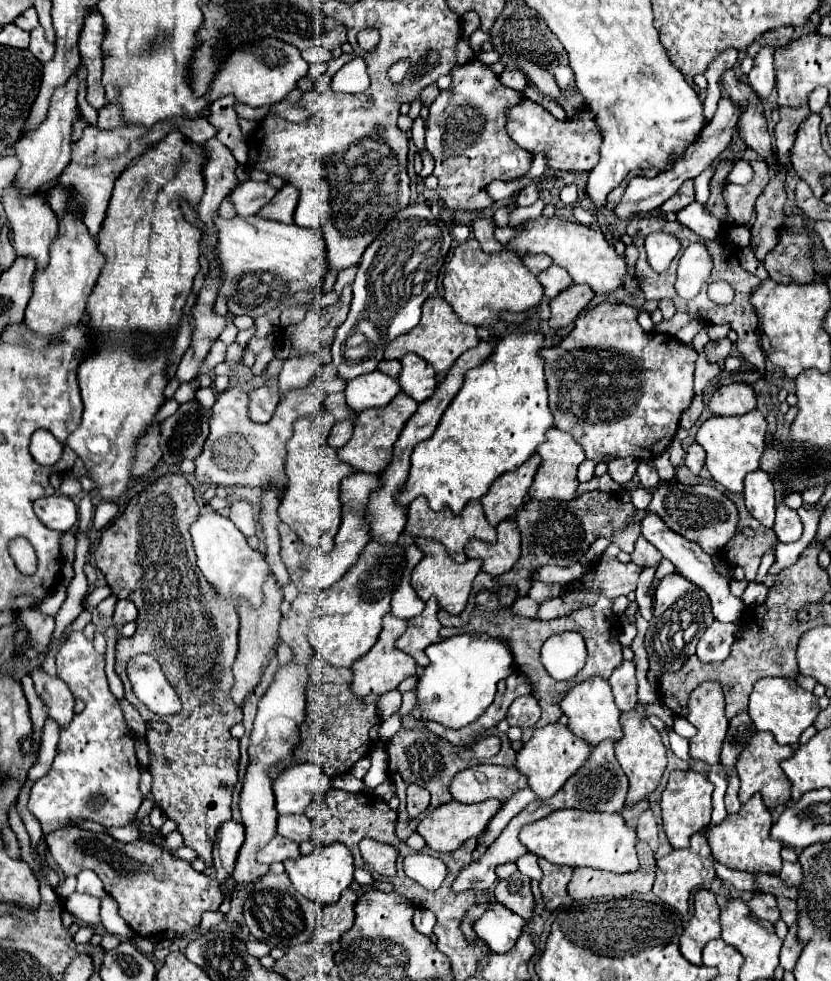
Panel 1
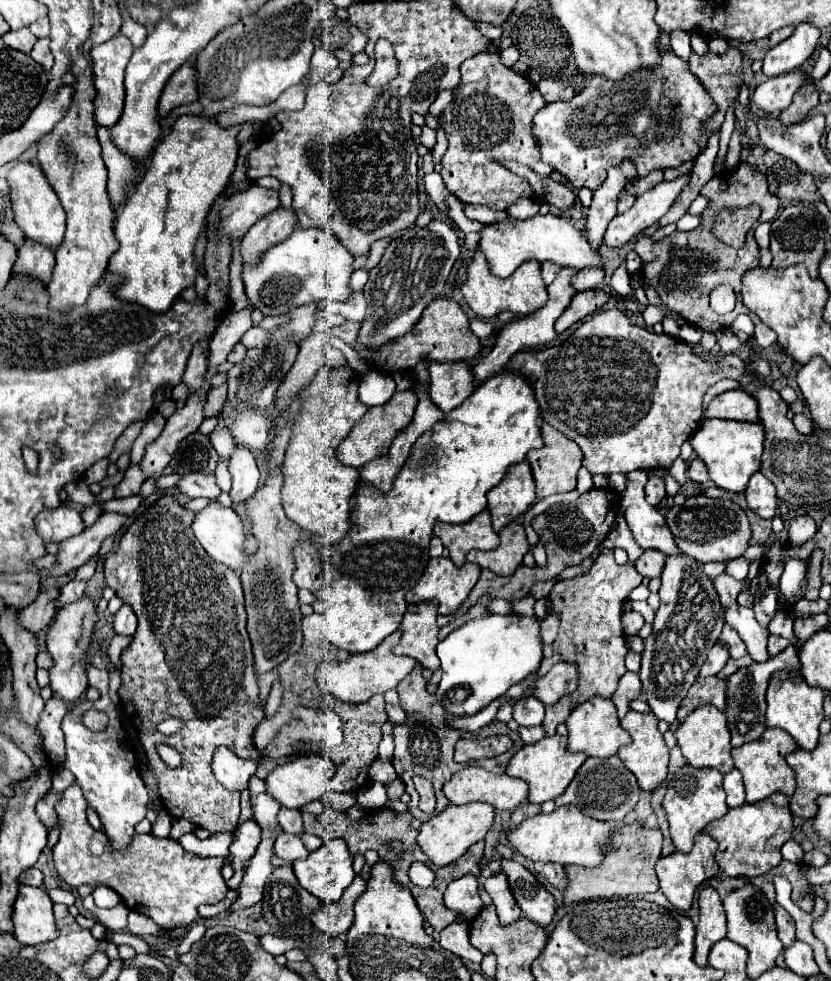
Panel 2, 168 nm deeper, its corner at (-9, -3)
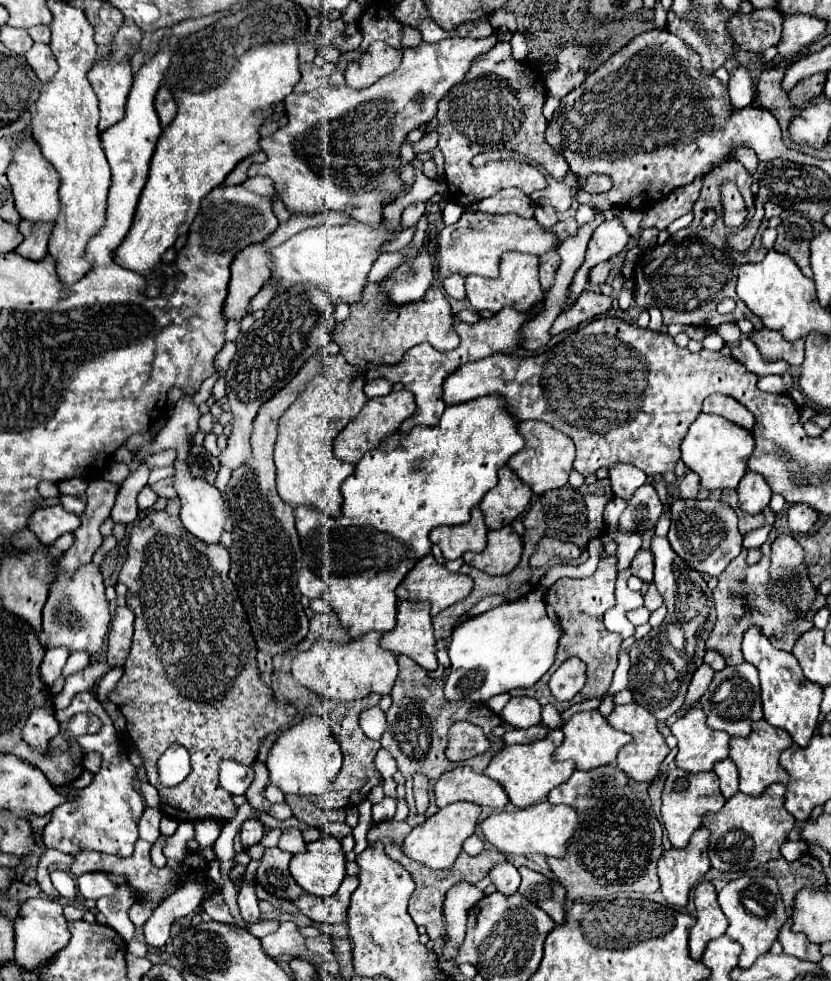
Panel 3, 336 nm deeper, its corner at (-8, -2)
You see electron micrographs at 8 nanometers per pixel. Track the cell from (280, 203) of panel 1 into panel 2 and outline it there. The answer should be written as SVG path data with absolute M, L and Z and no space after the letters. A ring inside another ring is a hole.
M278 208L272 214L264 216L260 222L256 222L242 238L240 254L242 254L244 266L254 266L260 260L260 254L268 250L268 246L274 246L276 242L282 242L284 238L288 238L288 234L294 232L296 222L298 220L292 208L290 210Z

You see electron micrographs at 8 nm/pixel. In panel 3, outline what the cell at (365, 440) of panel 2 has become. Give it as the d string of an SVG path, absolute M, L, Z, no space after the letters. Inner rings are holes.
M403 389L403 391L393 391L385 397L375 397L375 399L369 399L367 405L359 411L359 415L337 435L335 439L335 455L339 459L343 459L345 463L359 463L359 459L371 451L371 449L377 449L381 445L381 441L385 437L389 437L391 433L395 433L399 429L399 425L411 417L415 413L415 399L413 399L413 393Z

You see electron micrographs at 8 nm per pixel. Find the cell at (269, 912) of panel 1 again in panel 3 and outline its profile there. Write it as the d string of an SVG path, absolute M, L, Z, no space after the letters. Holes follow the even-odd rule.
M279 847L265 849L261 865L255 873L257 883L275 899L295 901L303 895L303 889L295 883L295 879L289 873L289 861L291 853L281 851Z

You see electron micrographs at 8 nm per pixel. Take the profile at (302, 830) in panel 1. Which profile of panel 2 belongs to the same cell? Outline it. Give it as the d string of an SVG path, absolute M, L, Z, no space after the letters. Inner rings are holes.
M280 808L278 814L278 822L284 828L284 832L288 834L302 834L302 812L300 810L288 810L288 808Z

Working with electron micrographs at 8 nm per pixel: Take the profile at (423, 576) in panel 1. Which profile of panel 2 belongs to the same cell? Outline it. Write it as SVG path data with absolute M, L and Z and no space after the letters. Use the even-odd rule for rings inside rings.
M430 558L418 584L406 594L406 602L438 600L440 614L452 614L466 600L480 578L480 566L466 562L462 568L454 566L450 558Z

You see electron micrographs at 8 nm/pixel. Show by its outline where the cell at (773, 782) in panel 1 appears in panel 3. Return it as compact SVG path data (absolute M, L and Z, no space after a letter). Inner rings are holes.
M765 719L755 721L751 737L747 739L731 739L729 741L729 757L731 761L737 765L739 769L739 791L745 795L761 795L769 785L773 783L781 783L787 785L789 783L789 775L787 771L779 765L779 755L791 745L791 735L785 729L773 727L769 725Z

